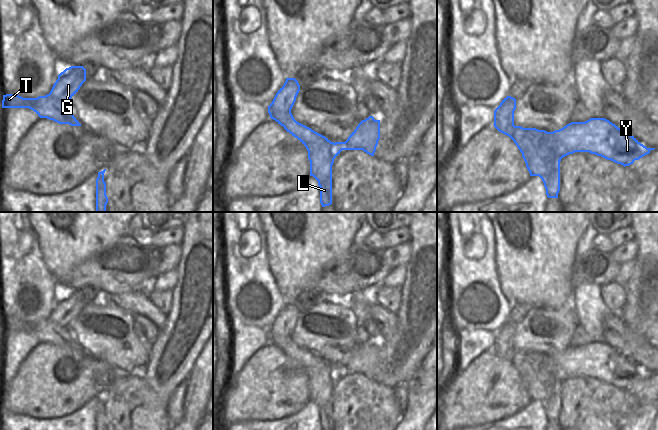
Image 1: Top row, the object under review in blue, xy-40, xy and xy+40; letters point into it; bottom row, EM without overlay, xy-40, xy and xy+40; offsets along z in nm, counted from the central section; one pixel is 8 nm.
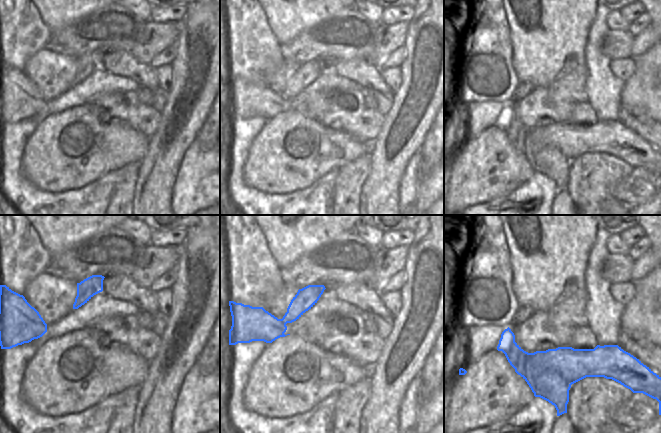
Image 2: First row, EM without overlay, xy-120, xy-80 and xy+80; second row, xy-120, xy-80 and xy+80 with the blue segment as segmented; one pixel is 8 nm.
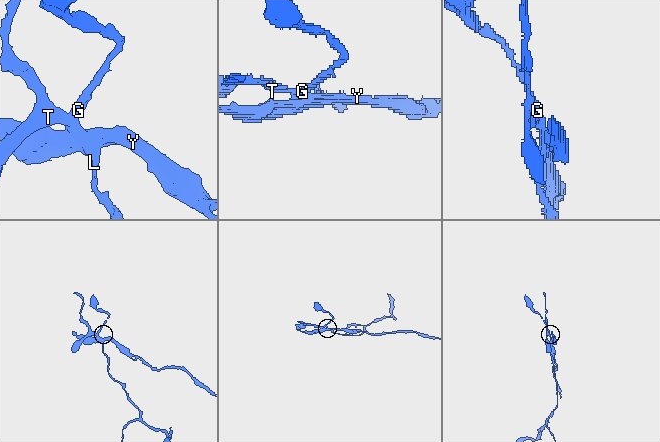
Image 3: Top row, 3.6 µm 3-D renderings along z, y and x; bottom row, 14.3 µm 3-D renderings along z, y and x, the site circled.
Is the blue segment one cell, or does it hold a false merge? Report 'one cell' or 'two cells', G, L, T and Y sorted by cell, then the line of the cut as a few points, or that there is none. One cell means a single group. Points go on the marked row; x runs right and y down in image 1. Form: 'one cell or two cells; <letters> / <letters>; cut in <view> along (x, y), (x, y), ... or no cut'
two cells; G L T / Y; cut in xy+40 along (529, 131), (535, 137), (549, 143), (562, 157)

